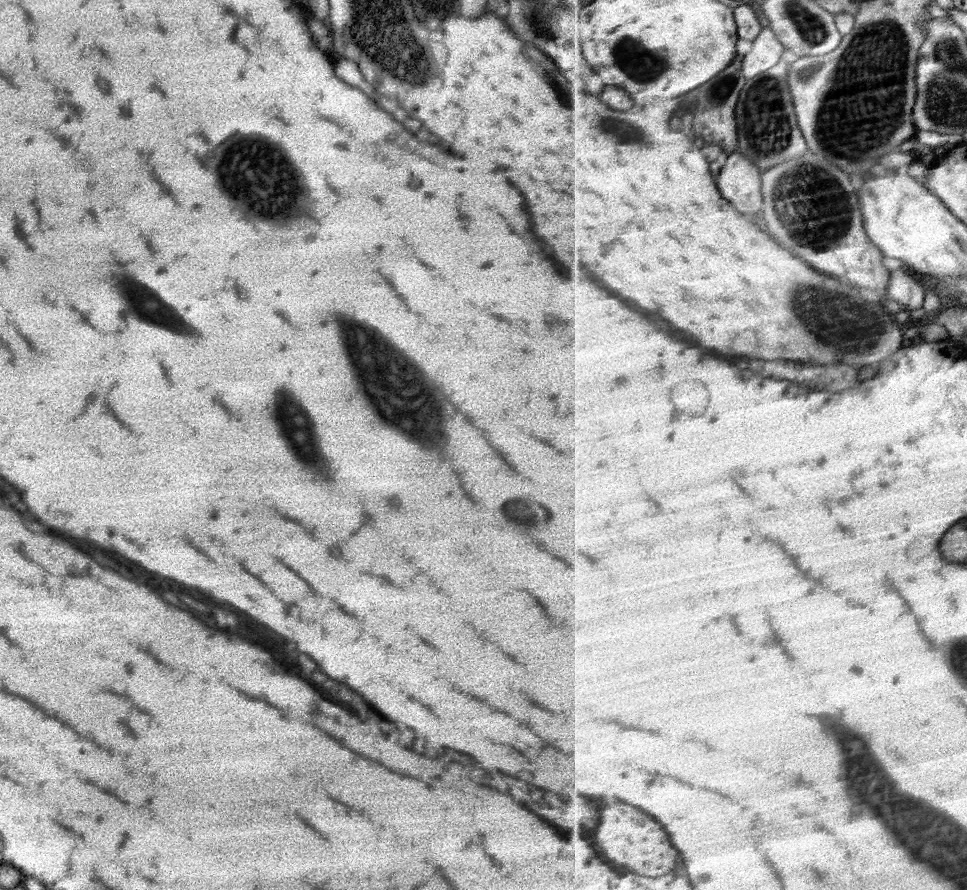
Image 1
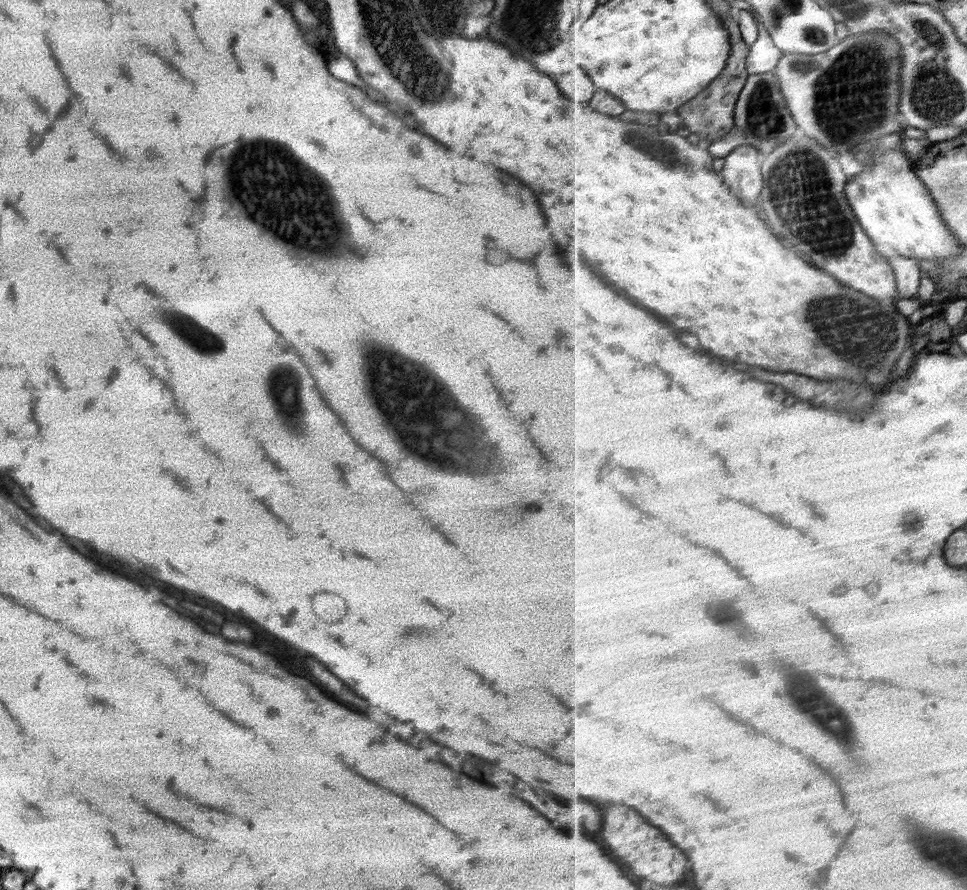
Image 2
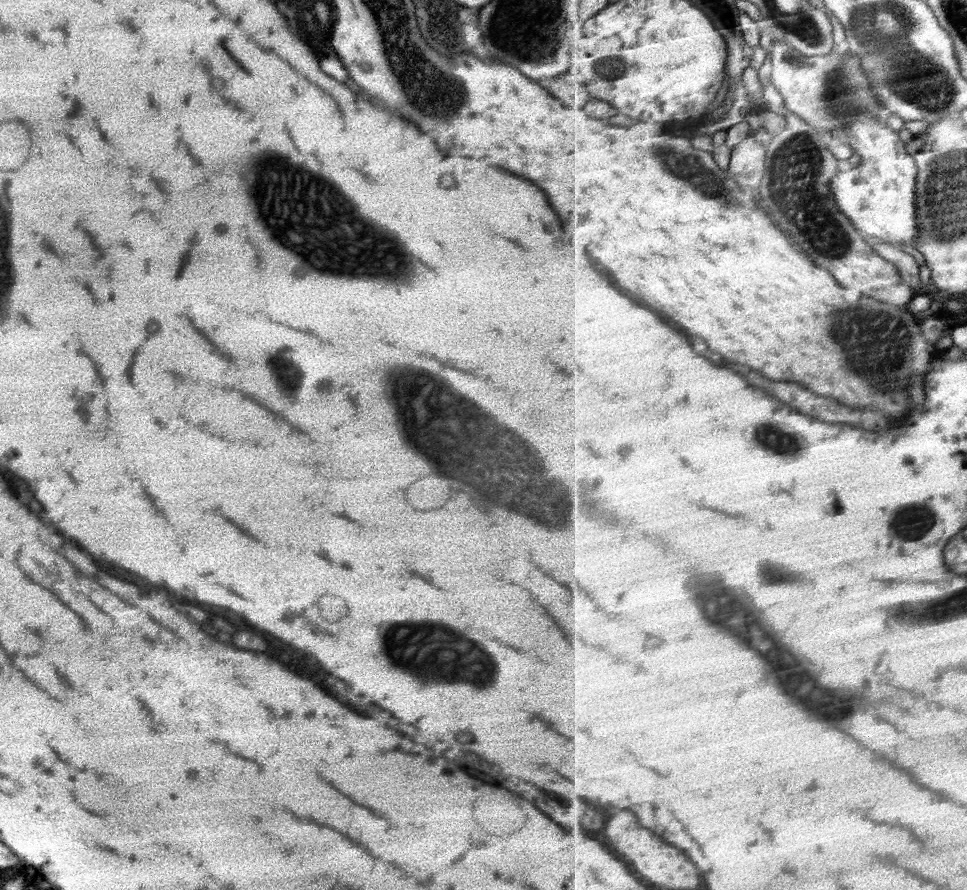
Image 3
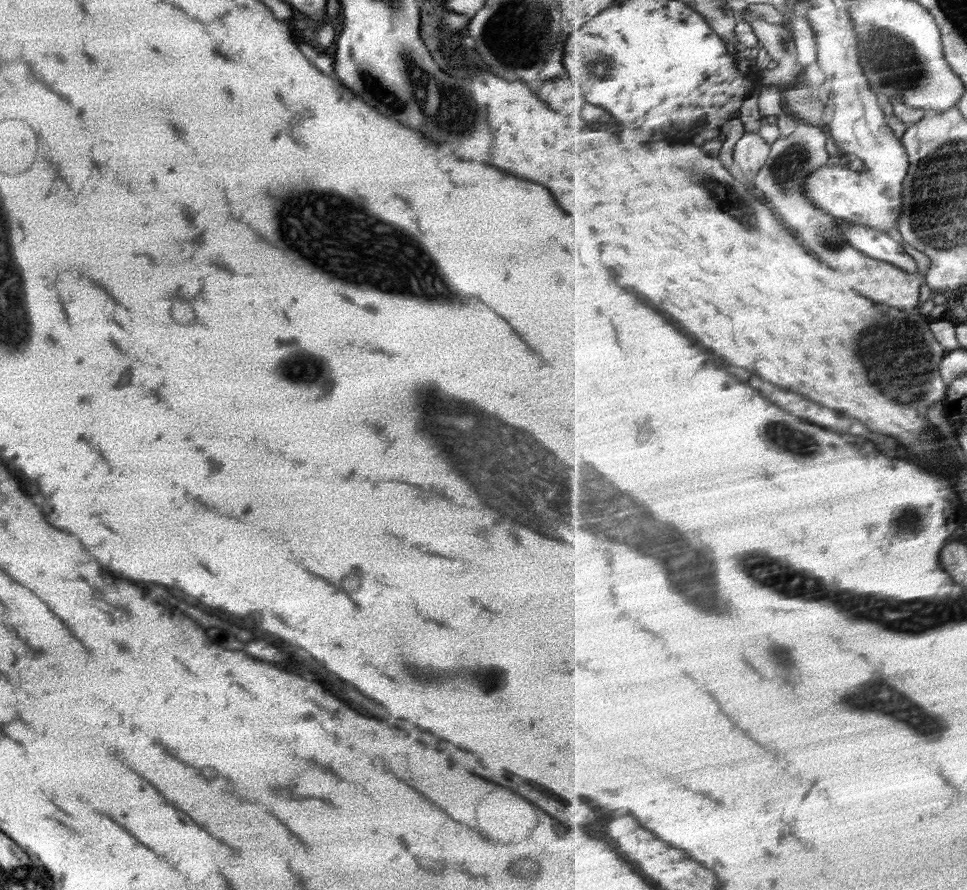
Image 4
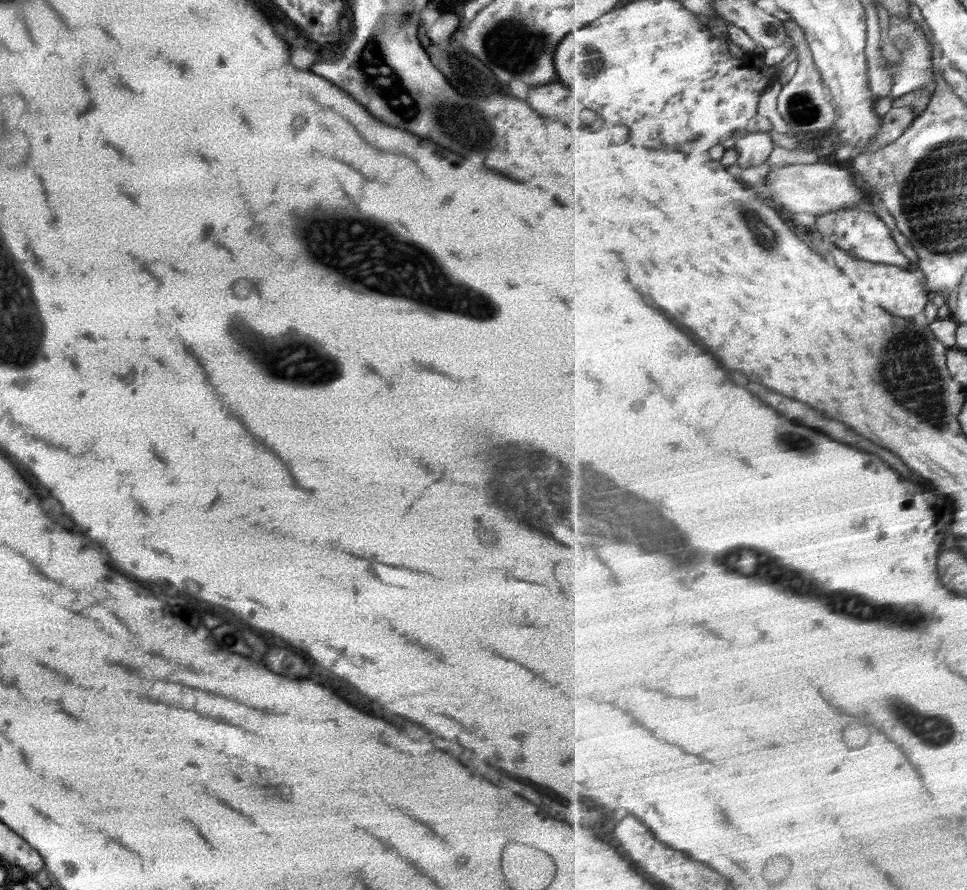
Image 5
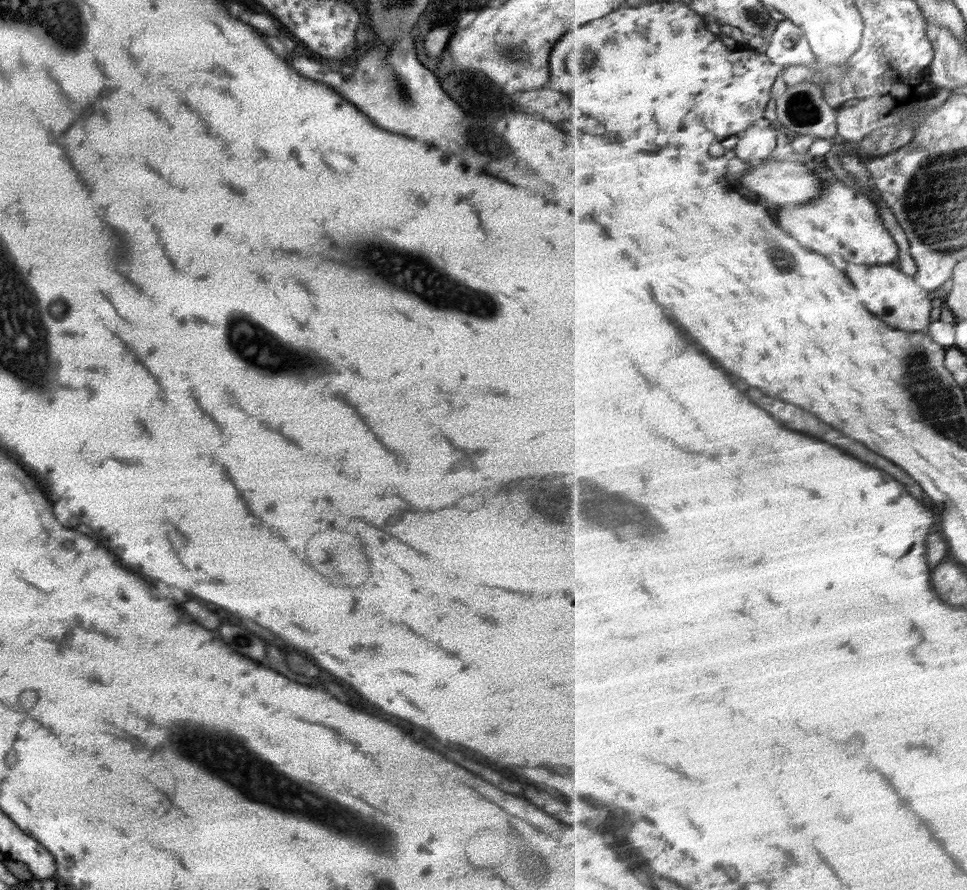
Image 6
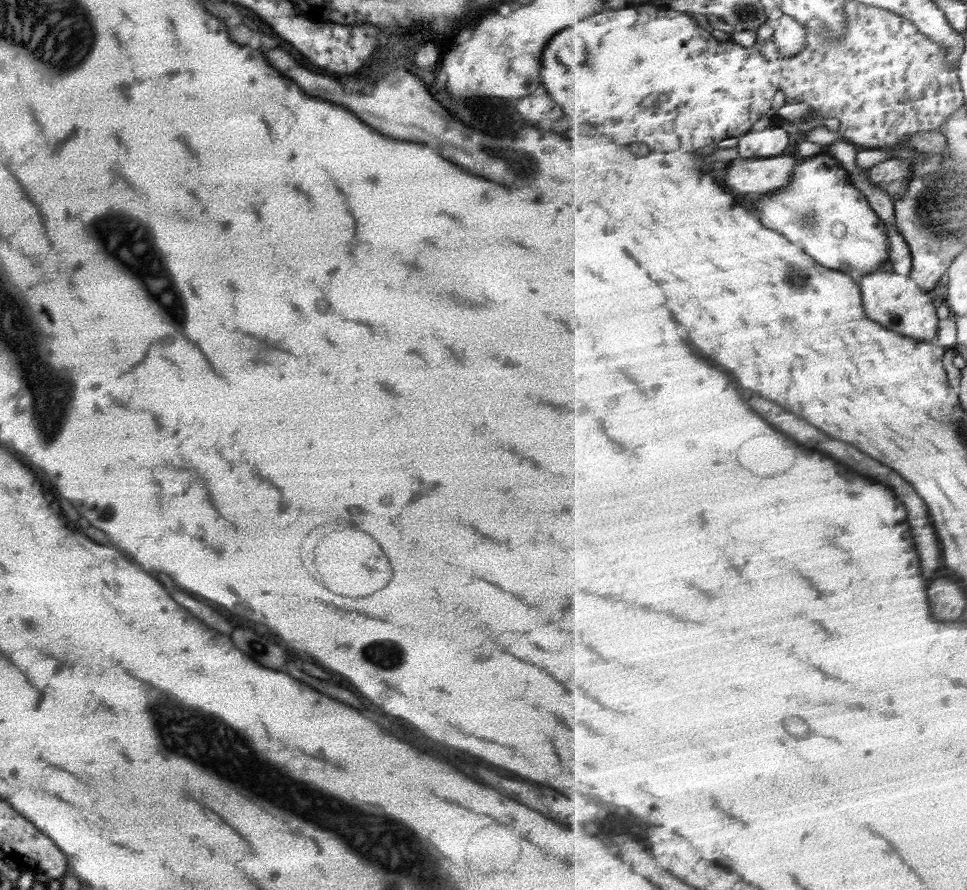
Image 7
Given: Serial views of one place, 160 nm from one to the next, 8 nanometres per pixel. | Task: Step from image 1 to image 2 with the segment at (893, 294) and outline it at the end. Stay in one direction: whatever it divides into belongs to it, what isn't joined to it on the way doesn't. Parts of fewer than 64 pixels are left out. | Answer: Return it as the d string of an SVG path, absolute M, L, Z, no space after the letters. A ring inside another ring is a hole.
M892 256L889 258L899 280L899 294L897 299L916 299L923 285L924 273L918 266L919 259L907 256Z

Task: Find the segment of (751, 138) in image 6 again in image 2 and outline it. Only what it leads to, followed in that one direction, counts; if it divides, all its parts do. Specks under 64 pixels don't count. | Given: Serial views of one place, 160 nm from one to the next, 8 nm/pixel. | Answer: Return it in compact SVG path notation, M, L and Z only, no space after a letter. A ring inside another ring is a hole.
M742 145L726 158L722 170L734 193L750 206L760 200L764 187L763 157L755 146Z

